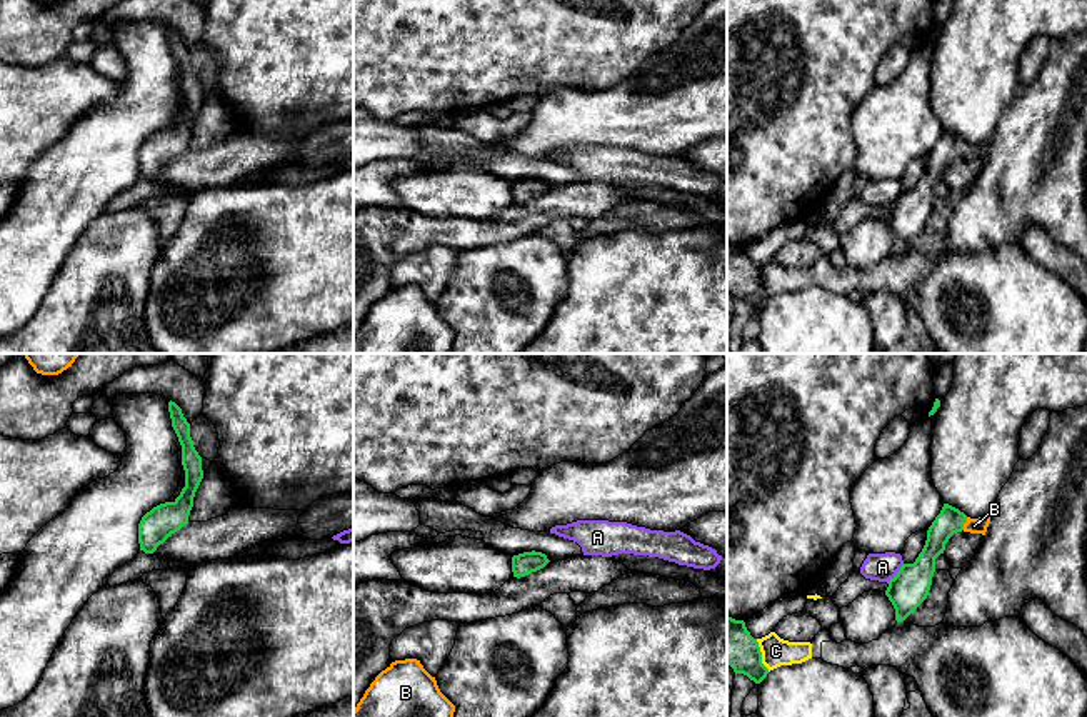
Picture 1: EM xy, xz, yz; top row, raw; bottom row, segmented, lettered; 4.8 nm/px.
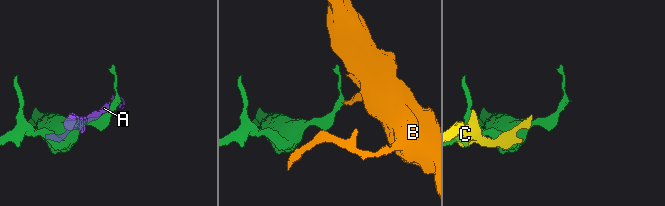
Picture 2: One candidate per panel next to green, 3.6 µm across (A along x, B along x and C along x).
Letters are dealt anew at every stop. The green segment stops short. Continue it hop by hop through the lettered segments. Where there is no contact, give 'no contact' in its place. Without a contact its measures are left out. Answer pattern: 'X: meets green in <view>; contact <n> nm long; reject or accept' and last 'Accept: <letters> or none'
A: meets green in yz; contact 130 nm long; reject
B: meets green in yz; contact 70 nm long; accept
C: meets green in yz; contact 170 nm long; reject
Accept: B

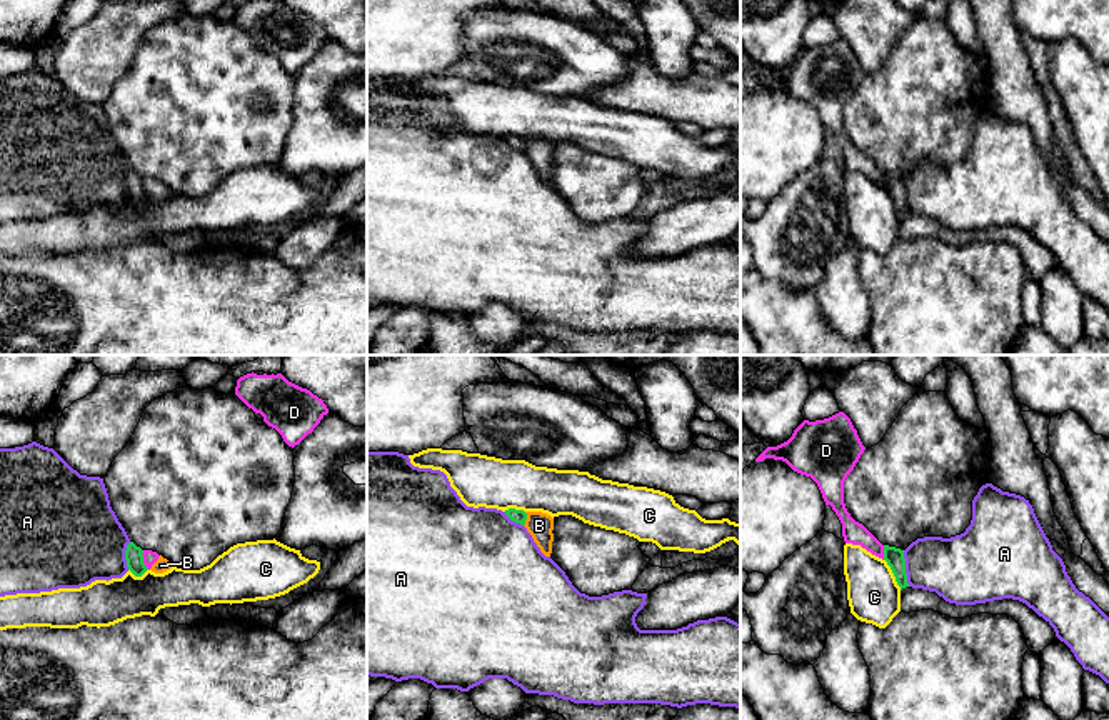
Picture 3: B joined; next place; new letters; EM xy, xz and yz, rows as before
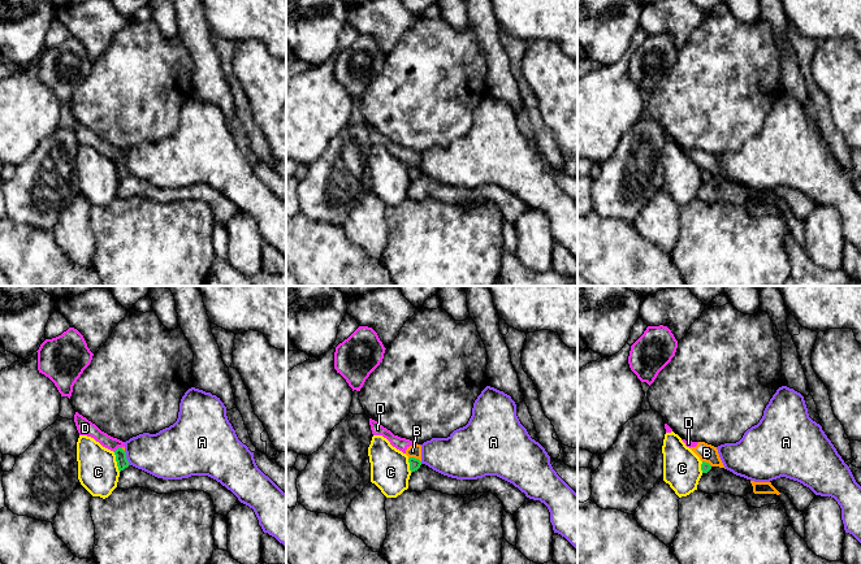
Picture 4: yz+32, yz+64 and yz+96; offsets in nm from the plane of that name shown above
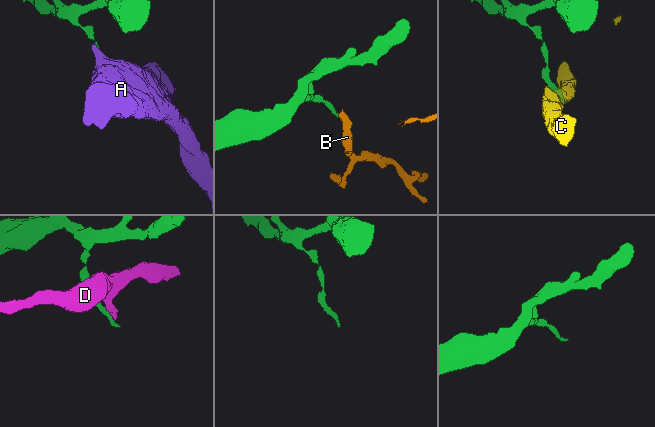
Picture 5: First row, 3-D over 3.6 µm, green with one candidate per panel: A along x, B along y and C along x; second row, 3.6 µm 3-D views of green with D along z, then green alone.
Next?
A: meets green in yz; contact 180 nm long; reject
B: meets green in xz; contact 70 nm long; reject
C: meets green in yz; contact 170 nm long; reject
D: meets green in xy; contact 100 nm long; reject
Accept: none

